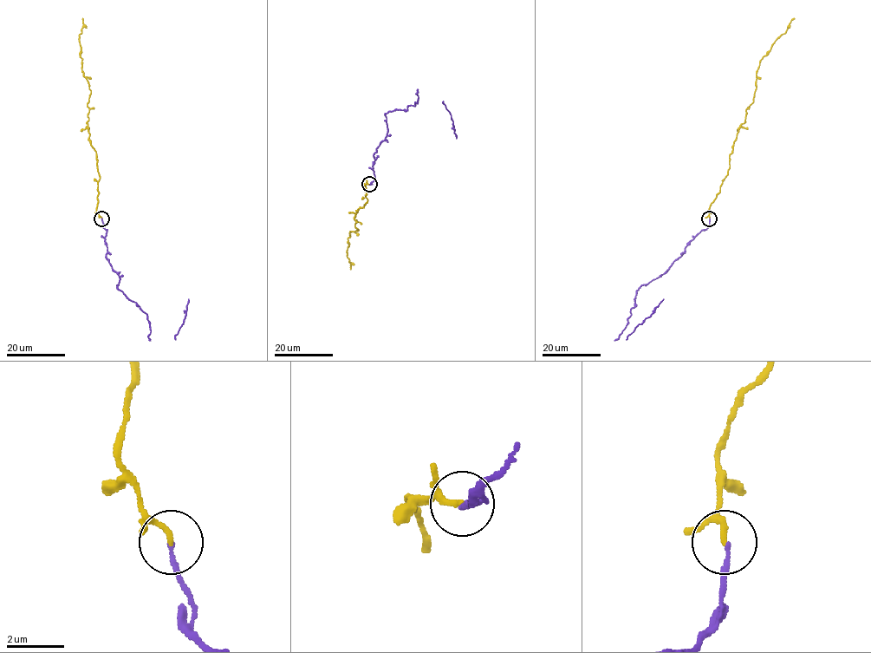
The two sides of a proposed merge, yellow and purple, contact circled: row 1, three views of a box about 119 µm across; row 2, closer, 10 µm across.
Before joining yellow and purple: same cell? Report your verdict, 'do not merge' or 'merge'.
merge

